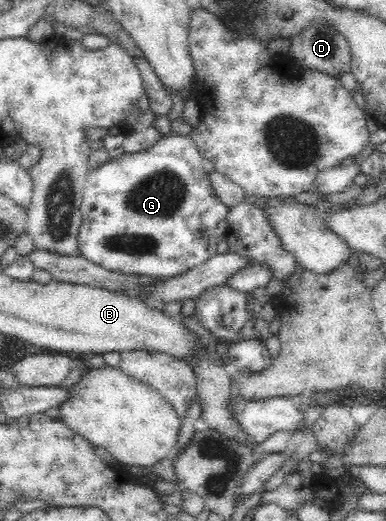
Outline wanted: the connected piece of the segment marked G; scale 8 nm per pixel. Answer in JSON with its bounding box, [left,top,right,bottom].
[76,133,227,279]

